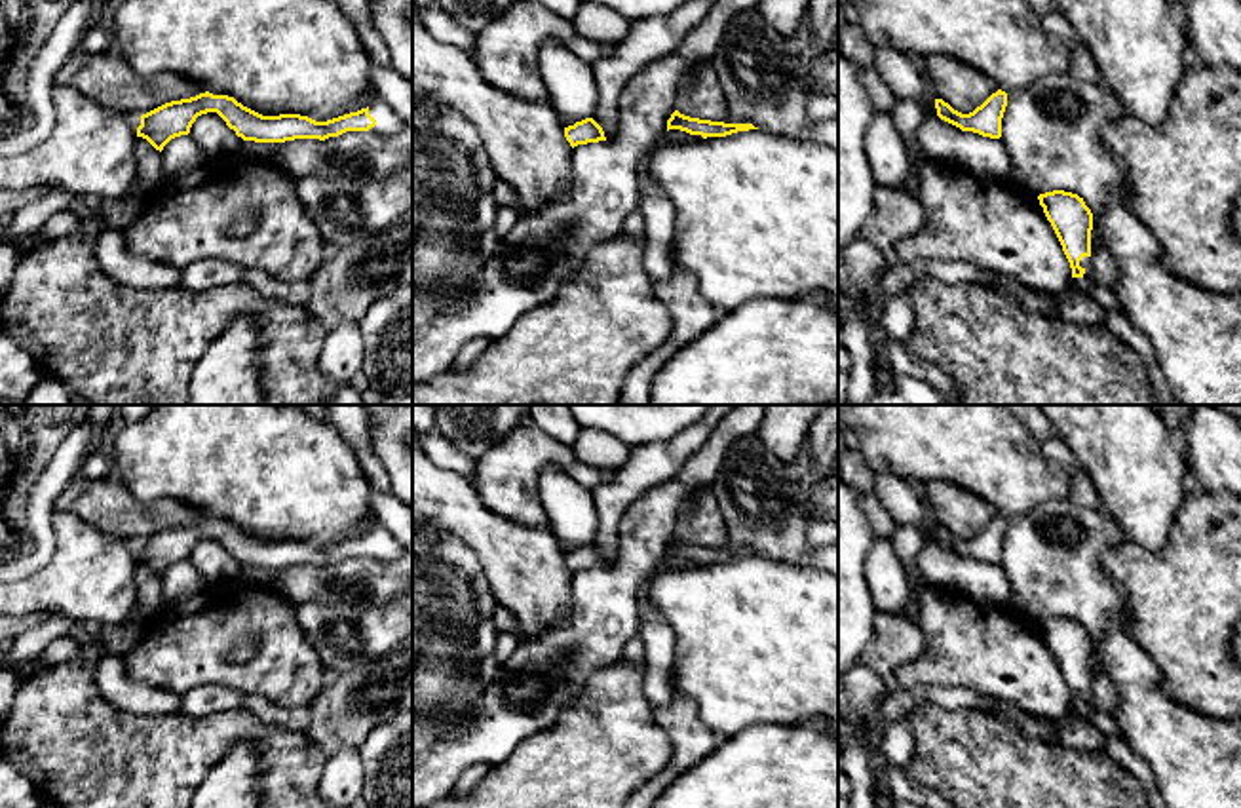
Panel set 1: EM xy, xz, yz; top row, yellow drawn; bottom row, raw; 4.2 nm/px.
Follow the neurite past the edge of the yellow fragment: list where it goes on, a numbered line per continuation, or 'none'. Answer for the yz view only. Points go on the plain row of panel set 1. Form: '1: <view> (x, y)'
1: yz (1034, 727)

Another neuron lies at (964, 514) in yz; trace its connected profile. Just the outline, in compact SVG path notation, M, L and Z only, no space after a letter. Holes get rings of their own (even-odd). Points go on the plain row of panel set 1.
M946 481L926 483L926 498L935 523L962 540L973 538L1000 515L992 504Z

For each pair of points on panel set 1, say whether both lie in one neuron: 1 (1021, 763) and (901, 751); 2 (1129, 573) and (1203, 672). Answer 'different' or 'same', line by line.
1: different
2: same

